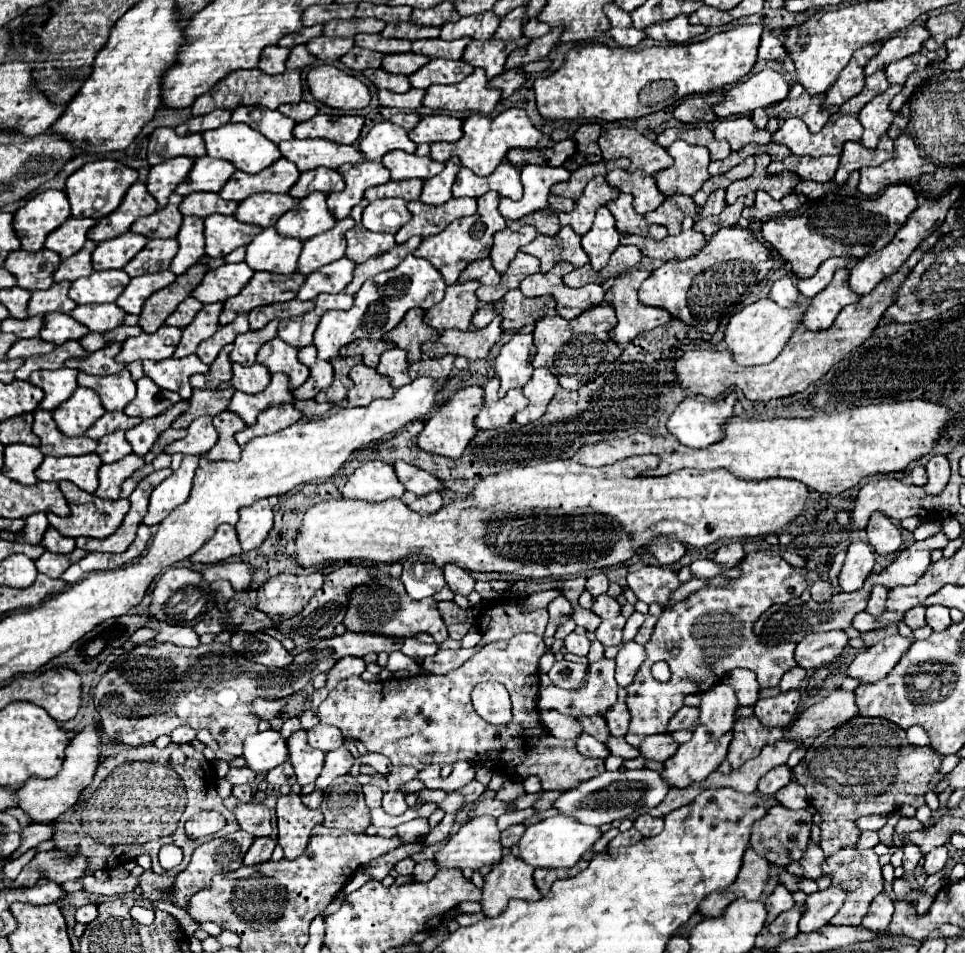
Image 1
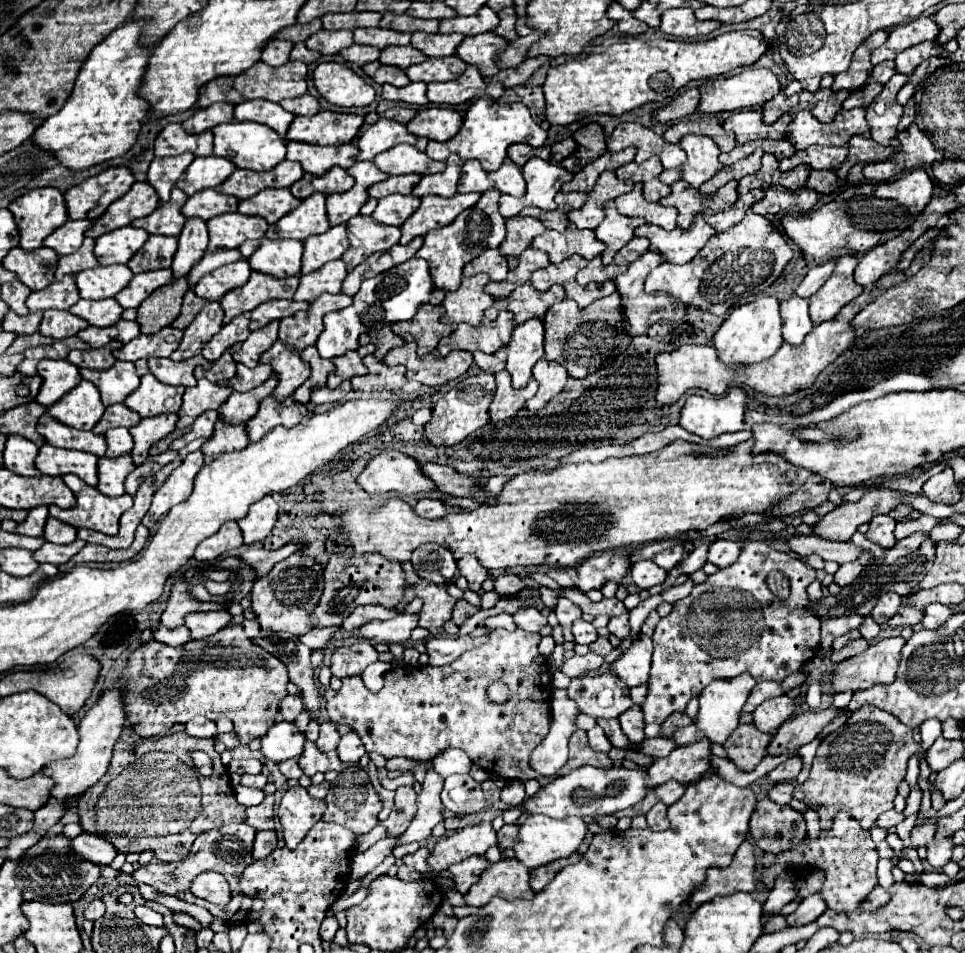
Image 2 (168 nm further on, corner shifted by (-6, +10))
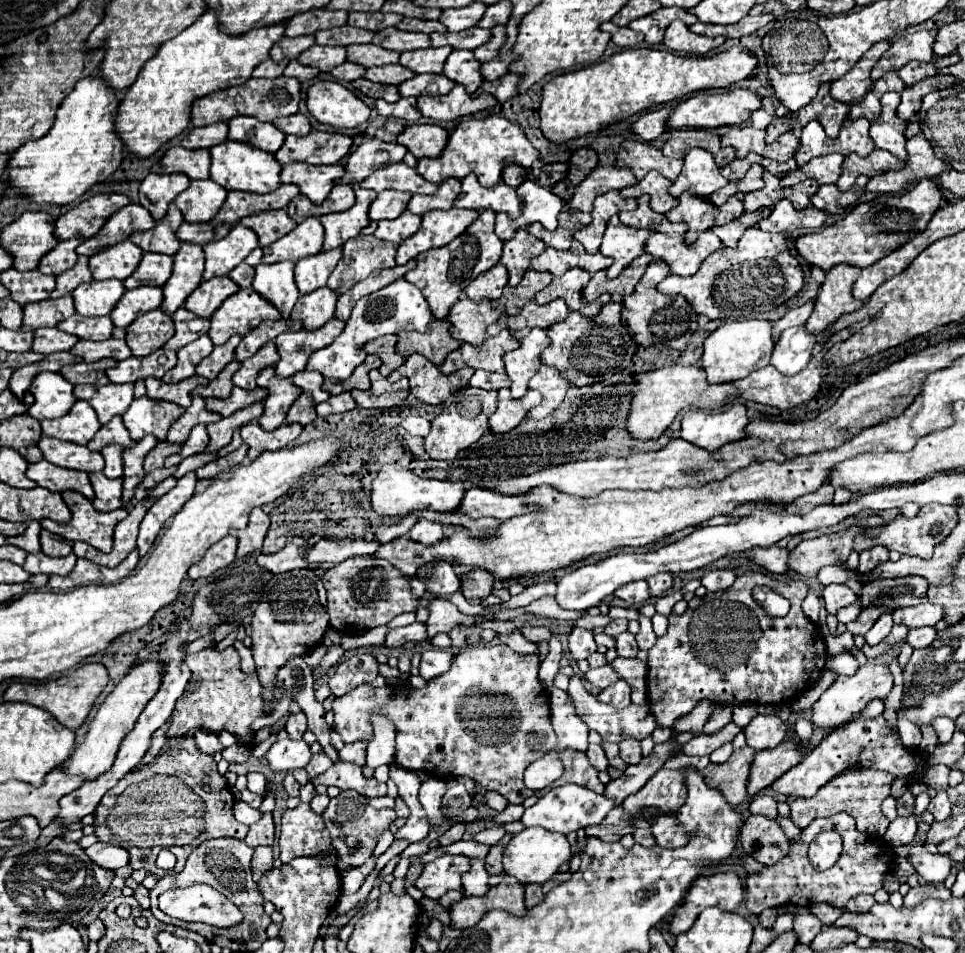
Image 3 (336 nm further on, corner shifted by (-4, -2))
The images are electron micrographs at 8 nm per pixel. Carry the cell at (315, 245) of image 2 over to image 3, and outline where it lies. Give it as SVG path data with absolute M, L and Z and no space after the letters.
M332 249L326 253L300 259L294 267L294 279L296 279L298 291L306 295L324 287L340 257L342 257L342 249Z

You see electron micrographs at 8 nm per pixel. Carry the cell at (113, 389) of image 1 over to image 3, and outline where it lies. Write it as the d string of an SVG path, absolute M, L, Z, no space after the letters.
M108 383L104 387L92 387L92 385L76 385L74 387L76 399L84 399L92 405L92 409L98 415L98 421L106 425L114 415L122 415L132 399L134 399L134 385L114 385Z

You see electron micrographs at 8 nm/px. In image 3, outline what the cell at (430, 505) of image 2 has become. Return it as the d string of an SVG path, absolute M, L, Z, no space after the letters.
M420 519L408 533L408 537L416 543L422 543L422 545L436 545L444 539L442 535L442 525L438 523L432 523L432 521L426 521L426 519Z

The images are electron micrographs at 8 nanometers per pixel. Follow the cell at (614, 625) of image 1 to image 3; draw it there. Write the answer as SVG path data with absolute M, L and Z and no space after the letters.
M628 631L620 633L620 637L616 637L616 651L618 651L618 657L636 657L638 645L636 645L634 635Z

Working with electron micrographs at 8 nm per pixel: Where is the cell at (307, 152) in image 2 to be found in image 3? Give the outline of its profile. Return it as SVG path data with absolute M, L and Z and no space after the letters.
M288 163L282 167L280 183L294 183L300 187L300 193L306 195L312 203L320 205L334 183L344 175L342 165L308 165L308 163Z

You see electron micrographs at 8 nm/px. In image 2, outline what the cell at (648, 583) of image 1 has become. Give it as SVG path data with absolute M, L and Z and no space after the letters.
M638 561L632 565L632 581L640 587L640 589L650 589L654 585L664 583L666 579L666 571L658 565L654 565L654 561Z

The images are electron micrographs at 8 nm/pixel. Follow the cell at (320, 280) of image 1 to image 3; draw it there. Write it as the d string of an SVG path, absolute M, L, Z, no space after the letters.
M322 287L308 295L302 295L296 301L290 319L300 319L304 323L304 329L312 331L334 317L334 307L336 307L336 293L330 291L328 287Z

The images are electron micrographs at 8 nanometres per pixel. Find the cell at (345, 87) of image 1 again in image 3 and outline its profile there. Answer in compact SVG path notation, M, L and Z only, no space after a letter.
M316 81L308 89L306 107L318 123L340 129L354 129L370 117L370 109L336 81Z

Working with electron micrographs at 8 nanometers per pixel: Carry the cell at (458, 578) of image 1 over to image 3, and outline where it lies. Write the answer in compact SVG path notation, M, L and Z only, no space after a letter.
M472 569L462 577L462 593L470 605L482 605L482 601L492 593L494 577L484 569Z

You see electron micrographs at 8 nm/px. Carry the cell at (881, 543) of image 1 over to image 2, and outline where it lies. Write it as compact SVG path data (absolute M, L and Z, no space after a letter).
M874 515L872 521L870 521L870 529L868 529L866 537L870 541L874 541L876 545L880 545L882 549L890 549L896 543L894 527L896 527L896 521L892 517L888 517L888 515Z

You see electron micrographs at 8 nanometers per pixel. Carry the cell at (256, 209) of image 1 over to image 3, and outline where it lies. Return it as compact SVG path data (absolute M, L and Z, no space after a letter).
M278 209L278 211L264 211L264 213L256 213L250 217L244 217L240 221L244 227L252 229L258 235L258 245L266 247L272 245L276 239L284 237L286 233L290 233L296 223L288 217L286 209Z

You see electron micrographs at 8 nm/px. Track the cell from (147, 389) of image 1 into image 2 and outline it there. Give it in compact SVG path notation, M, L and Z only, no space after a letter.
M152 373L142 377L140 387L126 397L126 405L140 413L142 417L154 417L160 413L176 413L182 405L184 387L174 387L160 383Z

